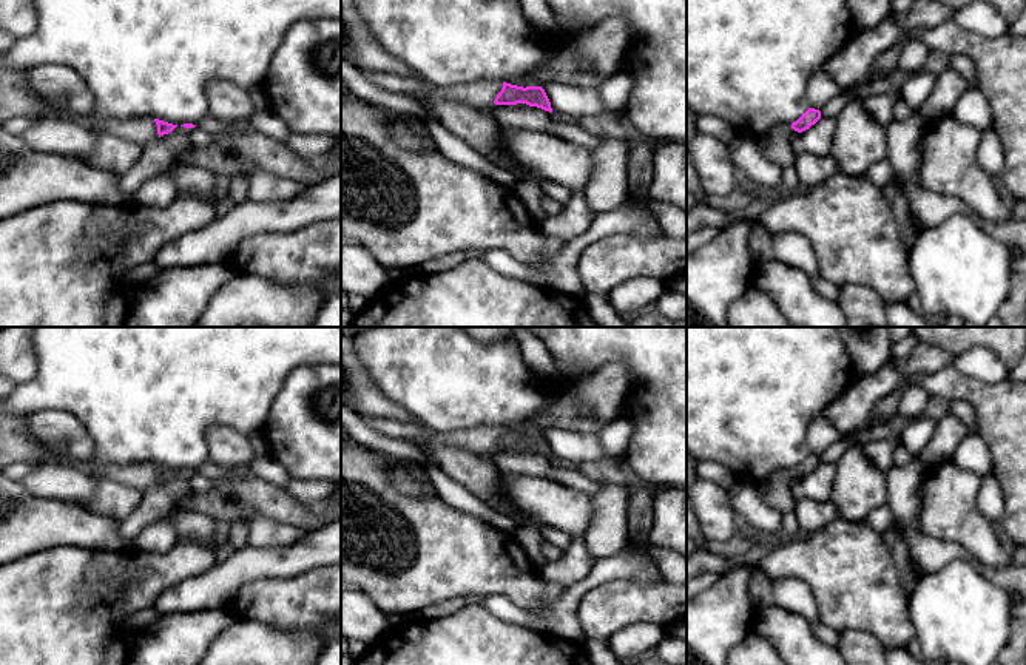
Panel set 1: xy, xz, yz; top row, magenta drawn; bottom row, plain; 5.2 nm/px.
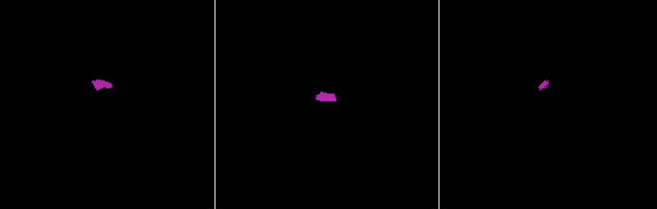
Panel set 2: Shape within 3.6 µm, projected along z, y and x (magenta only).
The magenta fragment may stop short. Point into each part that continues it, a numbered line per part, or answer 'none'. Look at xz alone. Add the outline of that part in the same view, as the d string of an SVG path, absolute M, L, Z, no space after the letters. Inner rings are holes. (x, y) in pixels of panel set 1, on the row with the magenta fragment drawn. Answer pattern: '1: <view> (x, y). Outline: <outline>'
1: xz (563, 67). Outline: M565 45L523 83L523 88L545 86L549 82L599 88L605 79L585 60L579 60L569 45Z

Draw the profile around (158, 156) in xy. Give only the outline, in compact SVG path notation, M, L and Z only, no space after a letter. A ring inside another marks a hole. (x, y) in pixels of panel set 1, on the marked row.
M173 130L143 145L139 162L125 174L119 176L117 187L125 193L134 193L147 181L170 171L176 167L179 153L191 147L190 136L185 131Z

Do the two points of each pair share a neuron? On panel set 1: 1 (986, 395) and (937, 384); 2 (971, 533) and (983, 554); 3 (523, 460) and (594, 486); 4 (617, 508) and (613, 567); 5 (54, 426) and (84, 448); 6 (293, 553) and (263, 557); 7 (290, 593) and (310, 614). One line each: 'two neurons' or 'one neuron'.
1: one neuron
2: one neuron
3: one neuron
4: two neurons
5: one neuron
6: one neuron
7: one neuron

